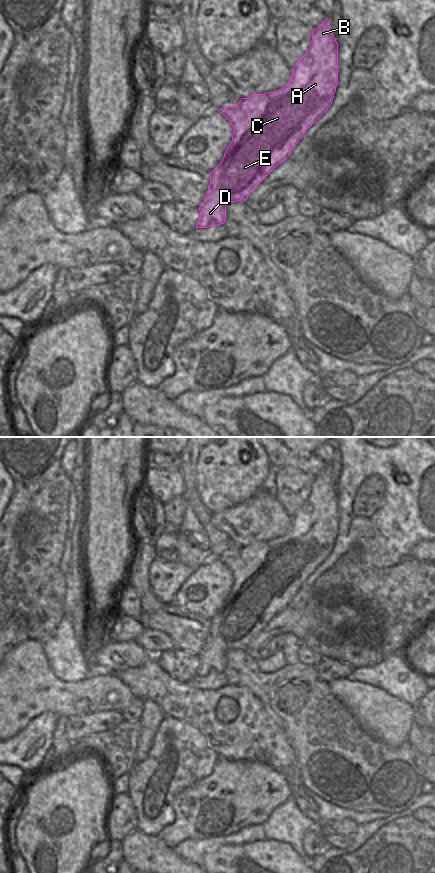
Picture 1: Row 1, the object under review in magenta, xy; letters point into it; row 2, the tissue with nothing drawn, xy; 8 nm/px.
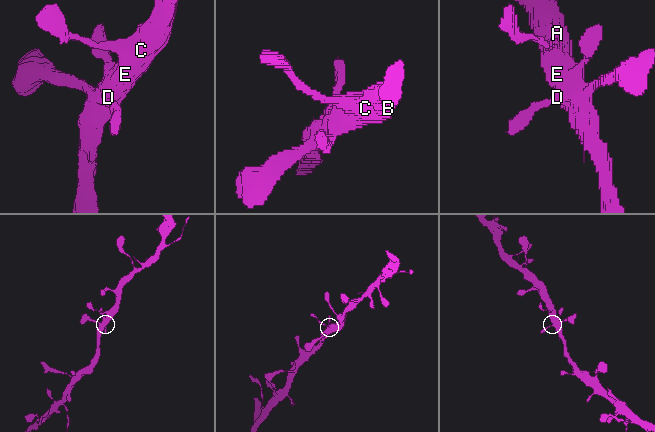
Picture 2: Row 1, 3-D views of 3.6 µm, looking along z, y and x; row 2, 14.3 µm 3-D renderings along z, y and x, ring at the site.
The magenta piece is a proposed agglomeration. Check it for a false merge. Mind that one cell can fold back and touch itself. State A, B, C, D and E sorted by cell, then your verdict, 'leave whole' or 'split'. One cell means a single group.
groups A B C D E; leave whole

